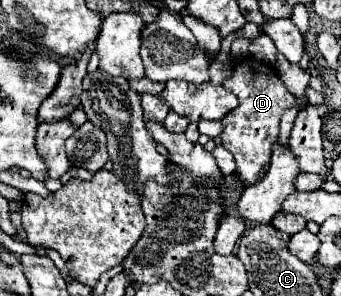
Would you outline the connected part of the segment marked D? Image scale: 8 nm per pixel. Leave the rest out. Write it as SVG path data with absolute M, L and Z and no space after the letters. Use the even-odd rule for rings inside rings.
M243 58L233 62L233 66L225 76L223 88L239 98L239 106L233 112L229 112L225 118L221 118L223 124L221 144L235 158L237 180L249 186L261 180L261 176L265 176L265 168L269 166L273 144L279 138L279 120L285 110L297 104L297 98L287 90L287 86L281 82L273 66L267 66L255 58Z

